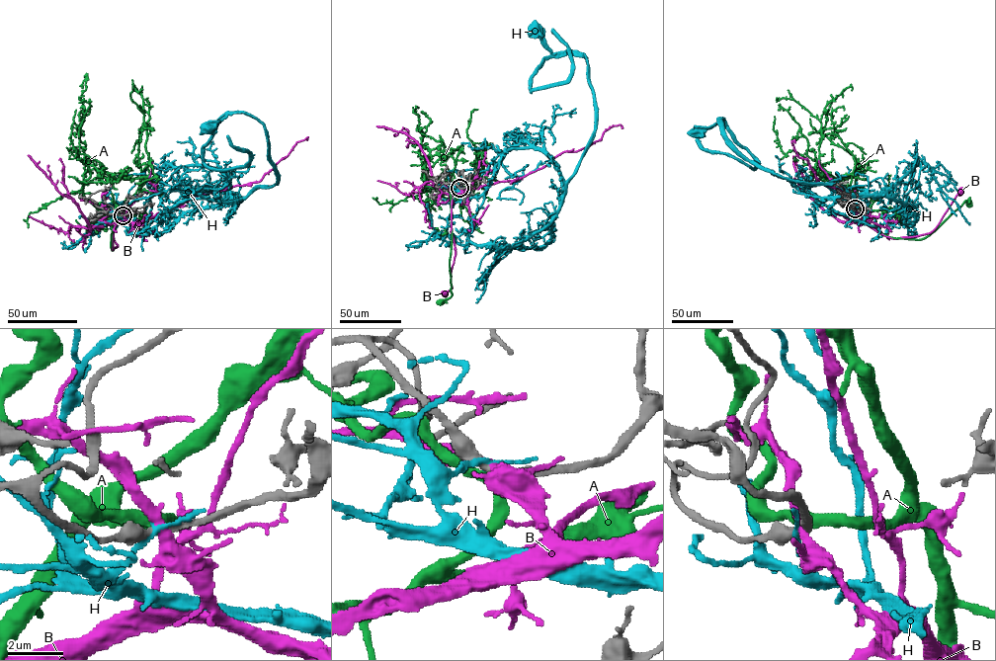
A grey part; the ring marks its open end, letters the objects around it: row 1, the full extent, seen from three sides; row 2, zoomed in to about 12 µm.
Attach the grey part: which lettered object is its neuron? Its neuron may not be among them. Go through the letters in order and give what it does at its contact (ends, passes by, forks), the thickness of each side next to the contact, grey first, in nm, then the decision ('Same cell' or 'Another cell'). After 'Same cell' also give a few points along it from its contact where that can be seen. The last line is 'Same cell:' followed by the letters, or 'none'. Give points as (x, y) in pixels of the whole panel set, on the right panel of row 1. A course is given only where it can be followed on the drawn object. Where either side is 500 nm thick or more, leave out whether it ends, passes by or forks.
A: It passes by. Thickness 280 nm (grey) against 380 nm. Another cell
B: It passes by. Thickness 280 nm (grey) against 380 nm. Same cell. Its course: (855, 208), (863, 221), (886, 236), (917, 236), (930, 233), (961, 192)
H: It passes by. Thickness 380 nm (grey) against 170 nm. Another cell
Same cell: B

